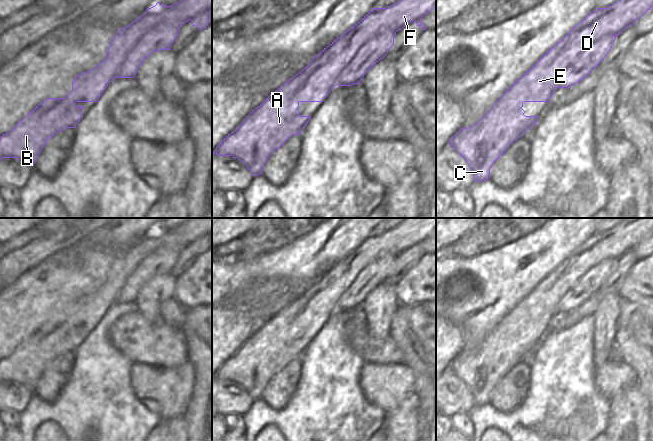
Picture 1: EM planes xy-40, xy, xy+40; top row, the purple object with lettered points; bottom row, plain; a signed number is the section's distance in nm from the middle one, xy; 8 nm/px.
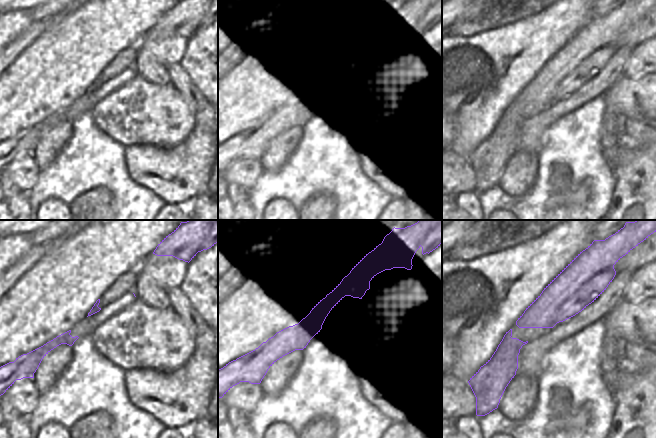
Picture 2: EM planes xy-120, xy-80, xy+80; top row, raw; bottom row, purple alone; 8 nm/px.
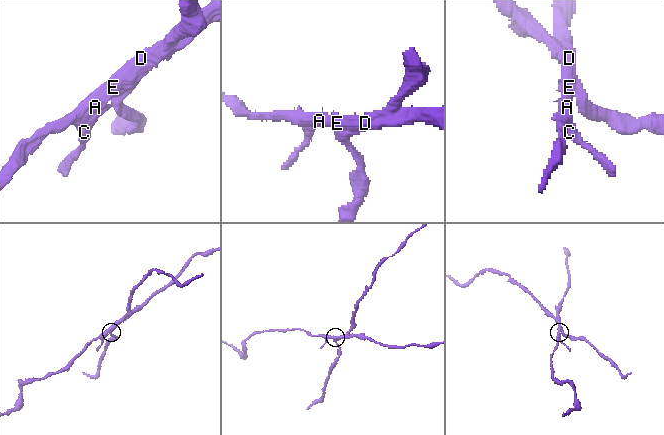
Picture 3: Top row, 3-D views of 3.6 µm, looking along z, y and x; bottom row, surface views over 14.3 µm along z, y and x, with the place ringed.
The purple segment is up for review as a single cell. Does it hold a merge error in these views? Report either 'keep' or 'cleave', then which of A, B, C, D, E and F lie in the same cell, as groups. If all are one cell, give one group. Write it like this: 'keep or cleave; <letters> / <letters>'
cleave; A B C / D E F

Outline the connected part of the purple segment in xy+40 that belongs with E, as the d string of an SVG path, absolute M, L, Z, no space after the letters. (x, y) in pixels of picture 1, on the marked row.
M618 0L607 8L596 8L590 12L579 24L574 26L557 44L552 46L521 78L516 80L496 101L495 105L481 118L485 118L505 98L515 98L519 102L549 102L558 80L562 74L578 59L578 57L595 41L604 36L619 35L623 30L632 26L644 16L653 6L653 0Z

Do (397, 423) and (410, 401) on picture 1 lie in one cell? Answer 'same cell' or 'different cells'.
same cell

